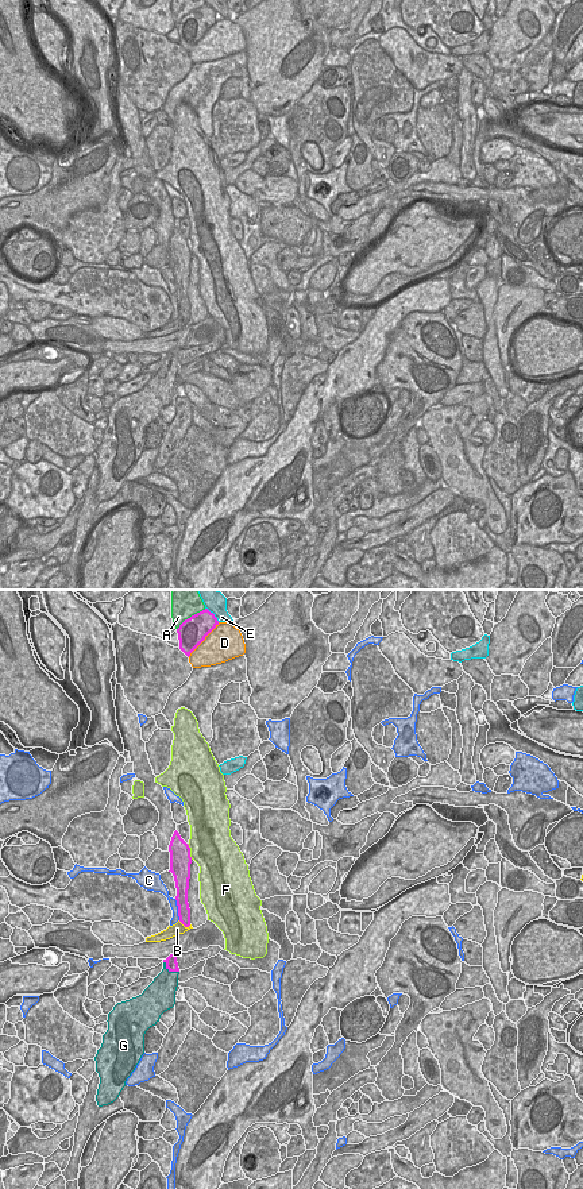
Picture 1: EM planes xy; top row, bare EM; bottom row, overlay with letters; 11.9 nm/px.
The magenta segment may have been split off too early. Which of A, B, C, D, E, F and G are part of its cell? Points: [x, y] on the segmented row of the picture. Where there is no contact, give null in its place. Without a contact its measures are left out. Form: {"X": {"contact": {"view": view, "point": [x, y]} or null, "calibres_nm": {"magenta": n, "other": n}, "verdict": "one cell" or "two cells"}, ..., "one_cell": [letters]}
{"A": {"contact": {"view": "xy", "point": [192, 616]}, "calibres_nm": {"magenta": 340, "other": 360}, "verdict": "two cells"}, "B": {"contact": {"view": "xy", "point": [185, 926]}, "calibres_nm": {"magenta": 160, "other": 140}, "verdict": "two cells"}, "C": {"contact": {"view": "xy", "point": [178, 910]}, "calibres_nm": {"magenta": 160, "other": 100}, "verdict": "two cells"}, "D": {"contact": {"view": "xy", "point": [204, 639]}, "calibres_nm": {"magenta": 340, "other": 420}, "verdict": "two cells"}, "E": {"contact": {"view": "xy", "point": [213, 614]}, "calibres_nm": {"magenta": 300, "other": 240}, "verdict": "two cells"}, "F": {"contact": {"view": "xy", "point": [189, 852]}, "calibres_nm": {"magenta": 260, "other": 480}, "verdict": "two cells"}, "G": {"contact": {"view": "xy", "point": [170, 971]}, "calibres_nm": {"magenta": 140, "other": 320}, "verdict": "one cell"}, "one_cell": ["G"]}

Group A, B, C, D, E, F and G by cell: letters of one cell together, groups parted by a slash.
A / B / C / D / E / F / G

